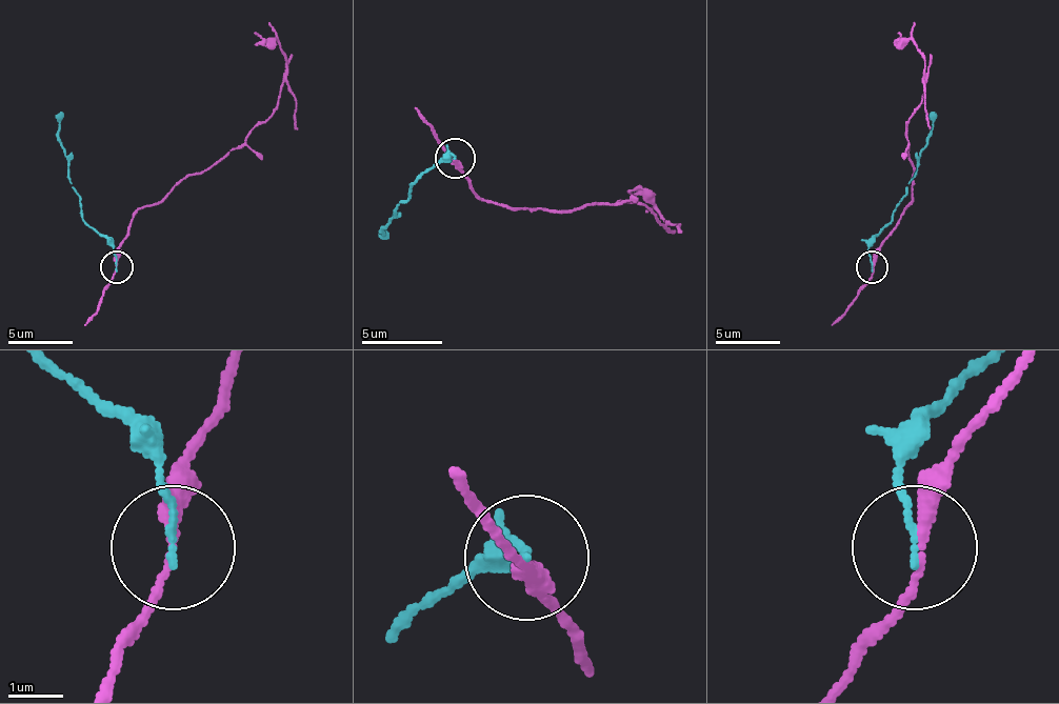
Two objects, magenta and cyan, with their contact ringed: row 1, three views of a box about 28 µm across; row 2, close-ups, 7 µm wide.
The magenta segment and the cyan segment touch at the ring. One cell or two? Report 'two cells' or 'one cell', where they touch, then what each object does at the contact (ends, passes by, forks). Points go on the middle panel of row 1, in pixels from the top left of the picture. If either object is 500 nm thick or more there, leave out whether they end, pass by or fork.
two cells; at (455, 158); magenta passes by; cyan ends there

